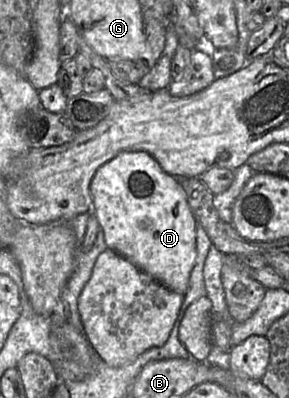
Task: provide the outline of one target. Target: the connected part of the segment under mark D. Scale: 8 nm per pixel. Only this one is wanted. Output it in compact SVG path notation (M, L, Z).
M122 151L98 168L90 184L90 193L92 198L92 212L95 214L100 228L104 233L107 248L120 254L141 271L170 290L184 296L188 289L190 273L196 259L196 221L187 204L185 192L180 186L178 178L167 174L157 161L145 151Z

